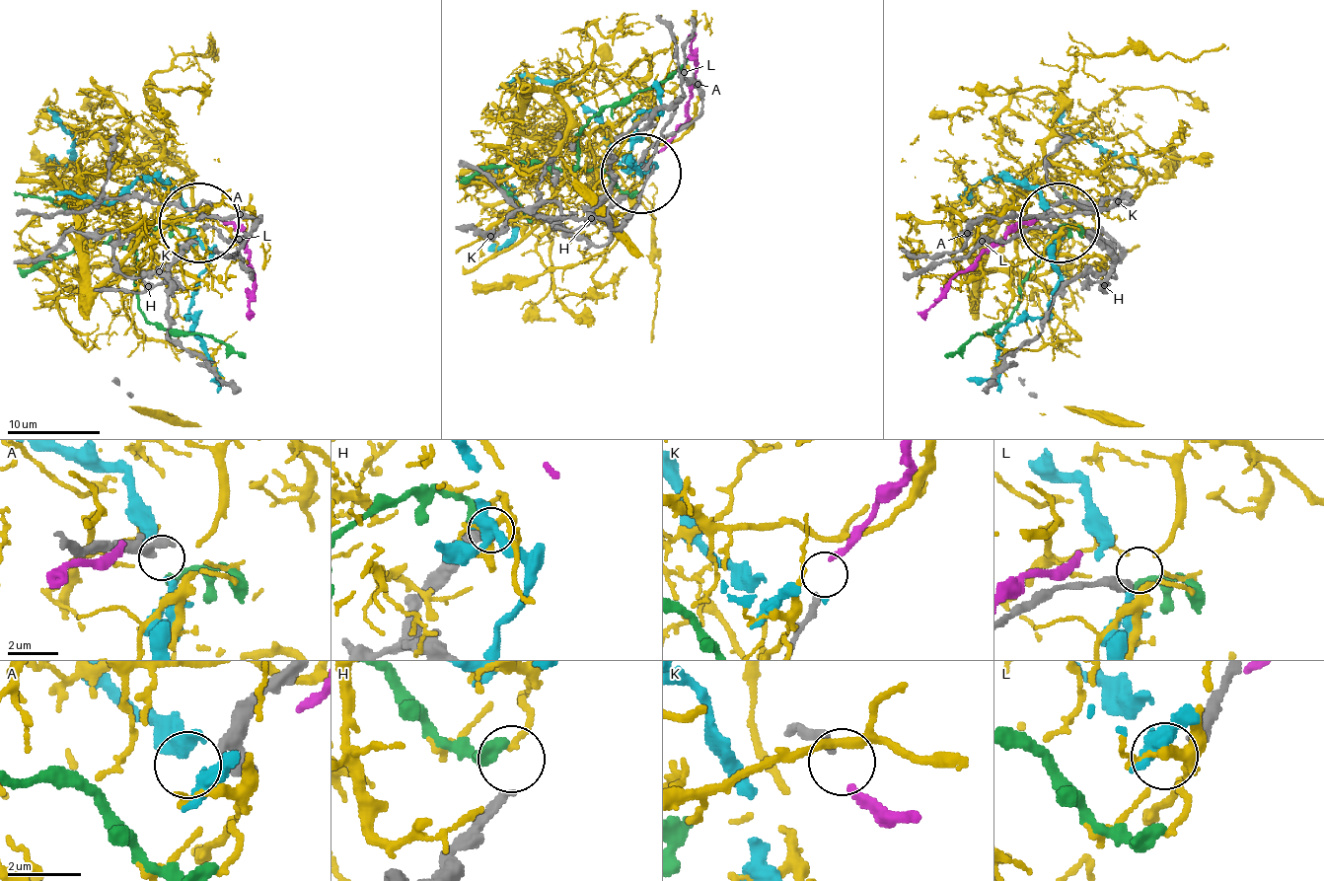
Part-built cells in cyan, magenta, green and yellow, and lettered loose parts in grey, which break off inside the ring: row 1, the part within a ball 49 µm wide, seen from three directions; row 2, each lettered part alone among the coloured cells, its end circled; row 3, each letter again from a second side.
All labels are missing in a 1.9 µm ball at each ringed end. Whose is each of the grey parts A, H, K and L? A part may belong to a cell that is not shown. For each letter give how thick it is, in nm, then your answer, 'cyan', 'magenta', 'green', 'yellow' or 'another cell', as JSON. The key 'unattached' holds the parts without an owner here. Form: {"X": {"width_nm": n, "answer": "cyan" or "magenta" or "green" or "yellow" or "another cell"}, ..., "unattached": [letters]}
{"A": {"width_nm": 260, "answer": "another cell"}, "H": {"width_nm": 320, "answer": "another cell"}, "K": {"width_nm": 260, "answer": "magenta"}, "L": {"width_nm": 440, "answer": "another cell"}, "unattached": ["A", "H", "L"]}

